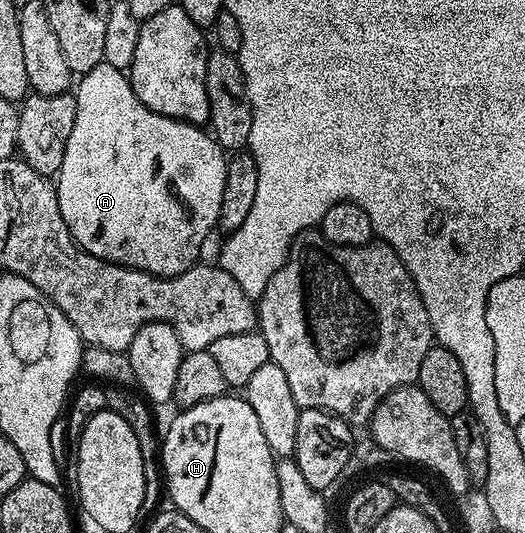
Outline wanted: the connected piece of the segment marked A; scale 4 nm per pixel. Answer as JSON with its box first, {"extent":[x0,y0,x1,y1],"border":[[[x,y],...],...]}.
{"extent":[55,63,228,275],"border":[[[99,63],[94,69],[79,76],[74,87],[76,97],[76,116],[74,129],[70,129],[70,141],[66,141],[66,157],[62,157],[62,169],[55,176],[56,196],[62,209],[62,217],[83,251],[89,251],[94,257],[105,259],[111,263],[120,263],[124,267],[136,267],[151,275],[180,275],[186,269],[197,266],[200,246],[208,239],[208,234],[217,230],[222,209],[222,193],[226,189],[226,165],[228,155],[223,147],[203,126],[186,121],[178,121],[174,117],[166,117],[146,109],[132,88],[131,78],[121,68],[109,63]]]}

